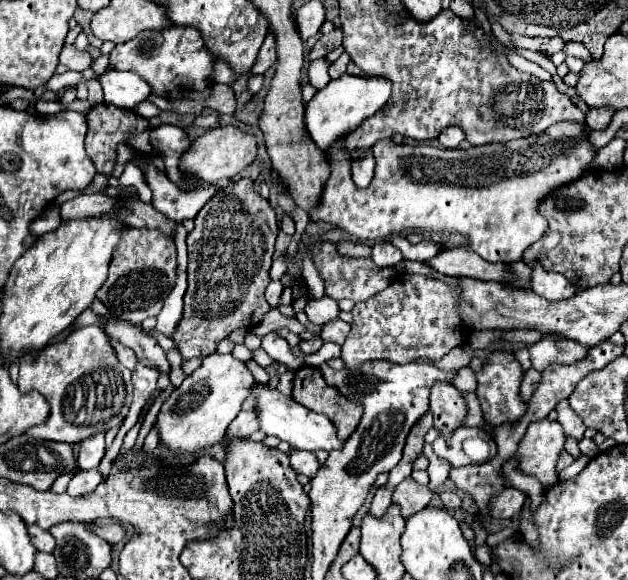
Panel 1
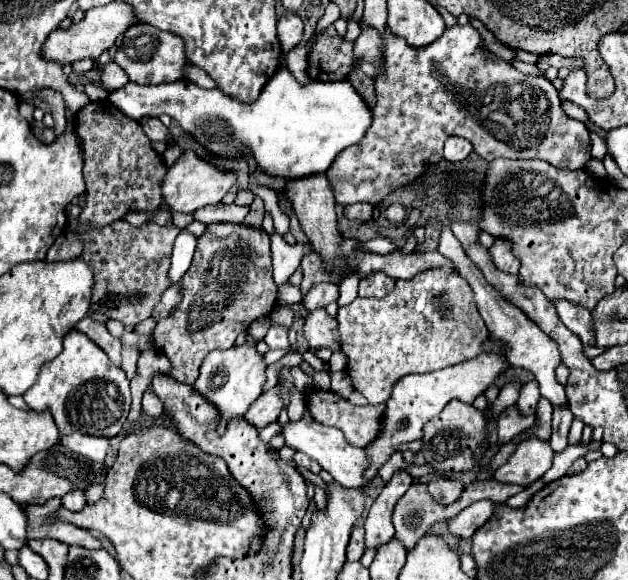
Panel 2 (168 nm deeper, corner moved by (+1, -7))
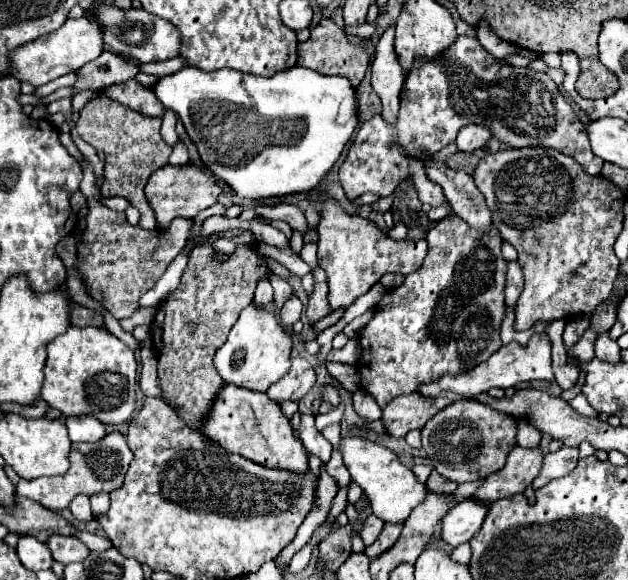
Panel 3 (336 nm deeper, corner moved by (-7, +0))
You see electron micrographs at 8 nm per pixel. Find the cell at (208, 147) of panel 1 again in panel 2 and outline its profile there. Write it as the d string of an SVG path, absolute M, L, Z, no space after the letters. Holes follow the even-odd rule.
M186 150L166 172L162 180L162 200L174 212L192 214L208 204L218 204L222 196L234 186L236 176L230 172L220 172L210 162L200 160L192 150Z

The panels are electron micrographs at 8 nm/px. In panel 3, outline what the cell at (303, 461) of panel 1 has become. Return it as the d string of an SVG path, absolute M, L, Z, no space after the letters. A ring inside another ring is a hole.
M300 415L300 427L298 427L298 437L304 443L306 451L320 457L324 463L330 461L332 455L332 445L322 437L322 433L314 427L314 415Z

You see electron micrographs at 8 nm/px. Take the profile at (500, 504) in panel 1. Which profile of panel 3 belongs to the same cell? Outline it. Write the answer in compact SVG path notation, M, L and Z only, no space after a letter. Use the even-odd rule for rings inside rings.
M466 499L458 503L442 519L442 539L452 547L470 541L480 531L488 511L490 511L490 501Z

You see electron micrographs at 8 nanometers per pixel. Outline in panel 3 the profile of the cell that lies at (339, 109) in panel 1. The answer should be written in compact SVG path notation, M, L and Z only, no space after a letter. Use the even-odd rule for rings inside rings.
M188 65L188 69L158 79L150 89L166 109L178 113L186 133L198 145L202 161L224 179L236 195L246 199L282 197L314 189L338 161L346 143L358 129L358 99L348 77L328 77L300 65L272 77L256 77L236 69L206 73Z

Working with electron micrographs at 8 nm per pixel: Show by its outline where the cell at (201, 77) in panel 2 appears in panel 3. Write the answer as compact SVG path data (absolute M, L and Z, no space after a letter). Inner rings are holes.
M176 57L176 59L168 59L168 61L154 61L154 63L142 63L138 65L138 69L142 73L148 73L148 75L156 75L156 77L166 77L166 75L172 75L176 71L180 71L182 67L186 67L188 61L184 57Z

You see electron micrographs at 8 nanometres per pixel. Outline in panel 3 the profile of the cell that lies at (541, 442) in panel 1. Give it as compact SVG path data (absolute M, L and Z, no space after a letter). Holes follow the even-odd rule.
M514 447L506 459L506 465L500 471L488 475L474 497L484 501L496 501L502 497L522 493L534 481L534 477L540 475L542 461L542 447Z

